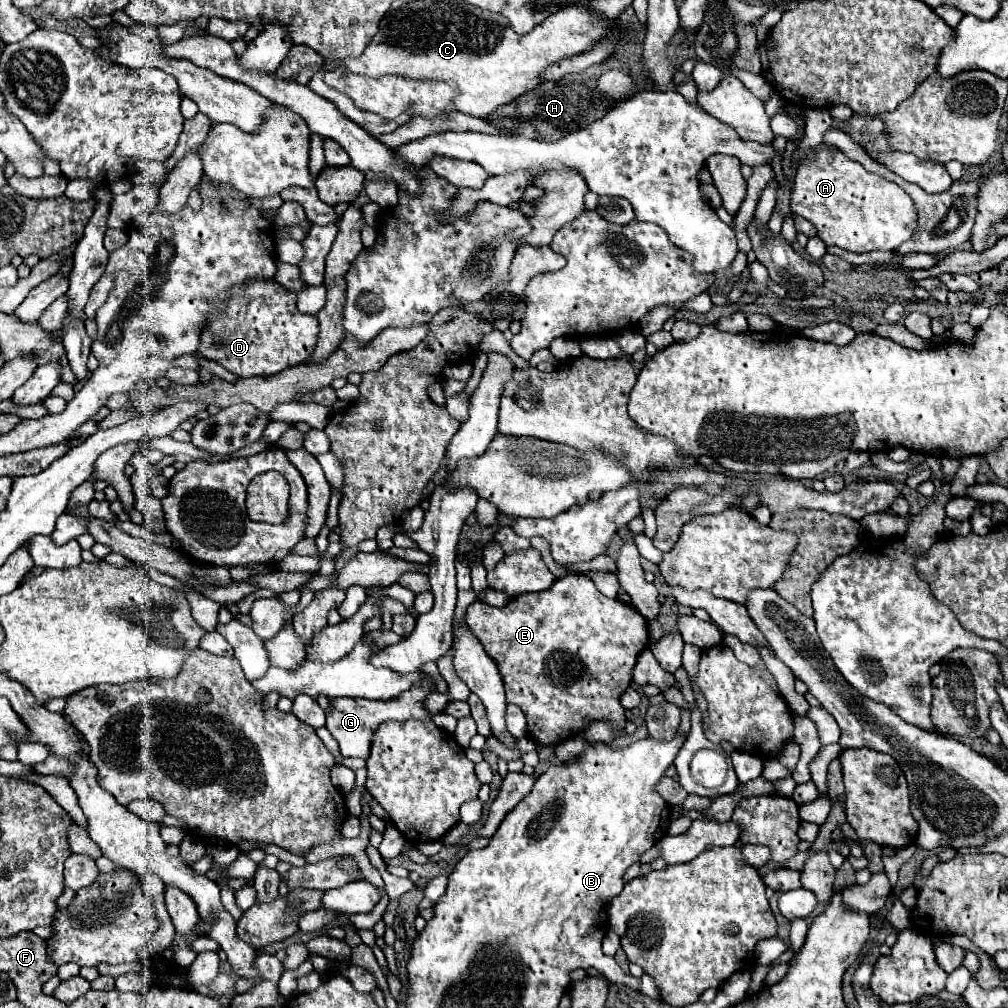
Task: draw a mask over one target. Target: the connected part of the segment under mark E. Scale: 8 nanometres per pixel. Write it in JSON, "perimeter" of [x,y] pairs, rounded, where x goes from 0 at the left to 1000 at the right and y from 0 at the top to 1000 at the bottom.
{"perimeter":[[[562,569],[544,585],[512,591],[500,603],[490,603],[472,595],[464,601],[462,617],[482,649],[494,659],[502,694],[516,700],[522,708],[522,730],[528,736],[552,740],[579,724],[587,714],[603,714],[609,722],[621,718],[615,690],[627,677],[627,663],[633,649],[645,637],[641,613],[627,599],[595,589],[581,569]]]}

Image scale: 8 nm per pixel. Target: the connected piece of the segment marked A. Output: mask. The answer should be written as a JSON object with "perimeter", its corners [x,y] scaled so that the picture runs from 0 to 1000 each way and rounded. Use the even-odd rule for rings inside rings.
{"perimeter":[[[813,143],[808,149],[810,157],[806,157],[806,161],[794,161],[790,169],[784,206],[786,212],[810,224],[812,236],[817,238],[819,244],[833,244],[843,250],[885,250],[905,236],[911,222],[909,206],[891,183],[861,171],[829,145]]]}

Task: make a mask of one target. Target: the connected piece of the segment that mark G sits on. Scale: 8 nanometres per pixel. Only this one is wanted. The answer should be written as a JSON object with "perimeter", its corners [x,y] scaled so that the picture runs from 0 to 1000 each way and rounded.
{"perimeter":[[[425,681],[405,685],[397,688],[397,692],[389,692],[385,696],[373,696],[373,694],[363,694],[363,692],[333,692],[329,694],[329,700],[323,708],[323,722],[327,728],[333,732],[337,738],[339,750],[347,752],[365,752],[367,748],[367,736],[369,728],[375,722],[375,718],[383,714],[407,714],[407,712],[427,712],[427,708],[419,702],[419,694],[427,688]]]}

